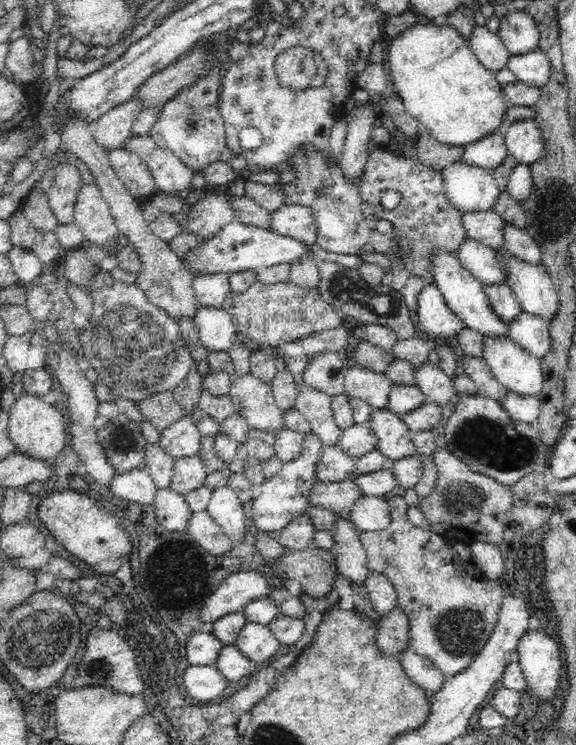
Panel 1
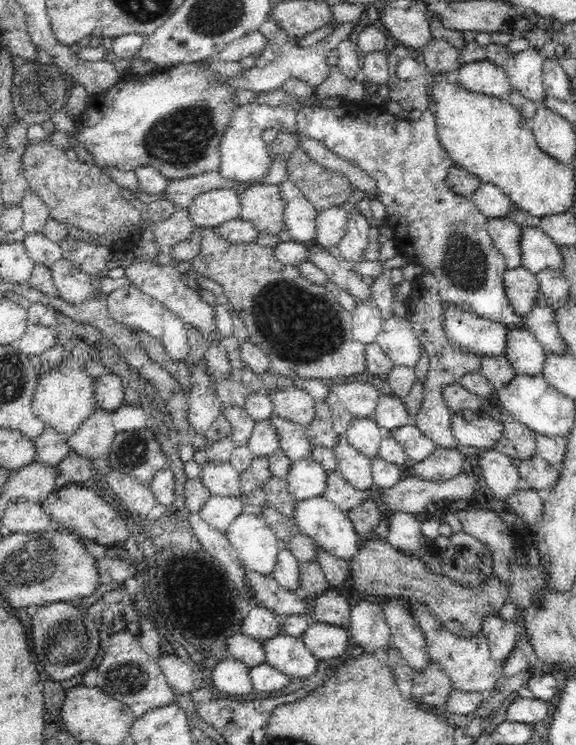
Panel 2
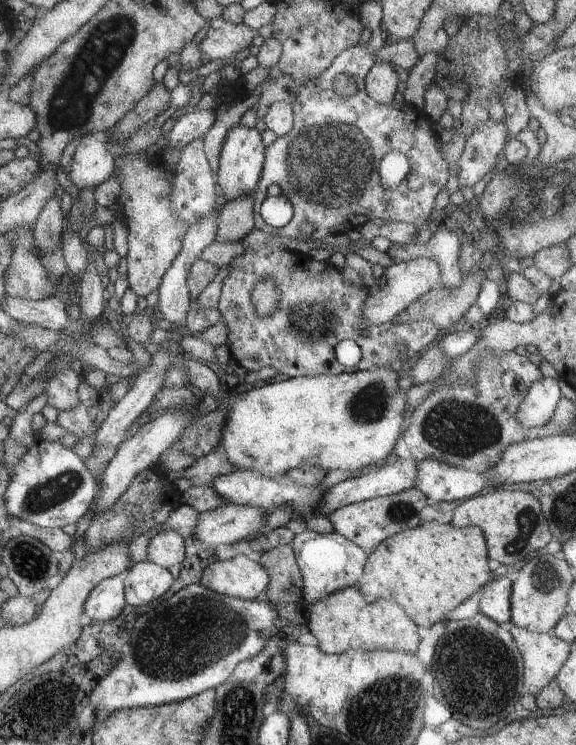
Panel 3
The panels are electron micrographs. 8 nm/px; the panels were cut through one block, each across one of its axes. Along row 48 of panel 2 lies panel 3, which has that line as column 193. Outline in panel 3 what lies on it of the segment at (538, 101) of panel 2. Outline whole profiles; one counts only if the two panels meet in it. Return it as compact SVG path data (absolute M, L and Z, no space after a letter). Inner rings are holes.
M231 503L200 513L194 536L212 547L254 539L266 522L266 511Z

